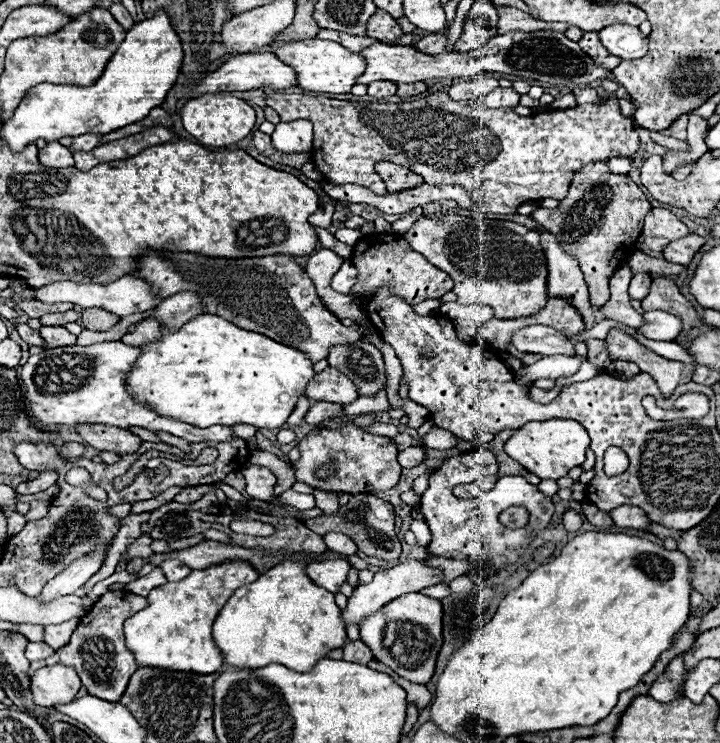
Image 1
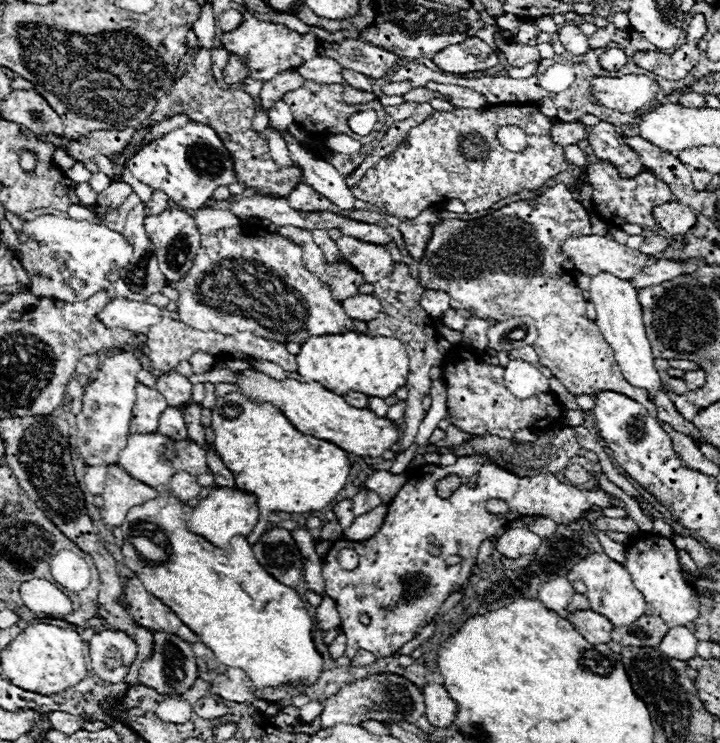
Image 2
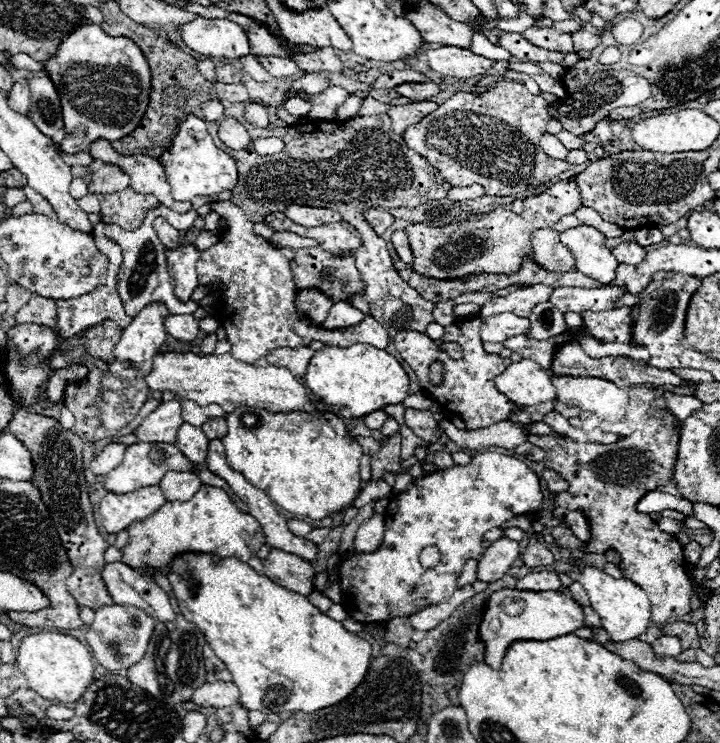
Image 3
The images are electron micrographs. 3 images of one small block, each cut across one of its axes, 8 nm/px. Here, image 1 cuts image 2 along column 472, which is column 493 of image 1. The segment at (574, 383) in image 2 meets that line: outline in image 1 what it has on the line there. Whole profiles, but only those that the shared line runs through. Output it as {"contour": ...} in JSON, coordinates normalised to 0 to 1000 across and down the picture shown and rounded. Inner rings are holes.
{"contour":[[[628,288],[619,293],[586,291],[561,318],[578,339],[583,339],[597,355],[603,355],[631,377],[628,393],[636,396],[636,406],[642,409],[678,409],[683,412],[689,428],[719,431],[719,428],[742,425],[753,415],[753,409],[761,406],[761,393],[758,393],[761,361],[750,326],[750,312],[744,310],[736,310],[708,296],[647,293]]]}

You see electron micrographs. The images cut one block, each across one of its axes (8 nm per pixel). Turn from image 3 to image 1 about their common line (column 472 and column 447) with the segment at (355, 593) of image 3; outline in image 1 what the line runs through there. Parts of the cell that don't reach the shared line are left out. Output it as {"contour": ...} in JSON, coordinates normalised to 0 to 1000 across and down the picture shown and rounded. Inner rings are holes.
{"contour":[[[664,600],[656,608],[622,614],[617,624],[594,641],[594,659],[586,665],[583,684],[600,716],[600,729],[592,738],[597,748],[614,748],[628,754],[675,751],[681,764],[700,764],[703,759],[711,759],[714,754],[719,754],[722,740],[728,740],[742,727],[742,721],[731,721],[731,719],[739,719],[739,716],[747,719],[753,711],[764,705],[764,697],[769,689],[767,670],[758,670],[747,659],[747,654],[731,649],[725,641],[692,643],[686,657],[661,673],[642,673],[628,665],[631,654],[653,651],[669,641],[686,641],[689,635],[692,635],[692,622],[683,614],[683,608],[672,600]],[[706,681],[728,681],[733,686],[736,700],[728,711],[711,713],[692,703],[692,692],[703,686]]]}

